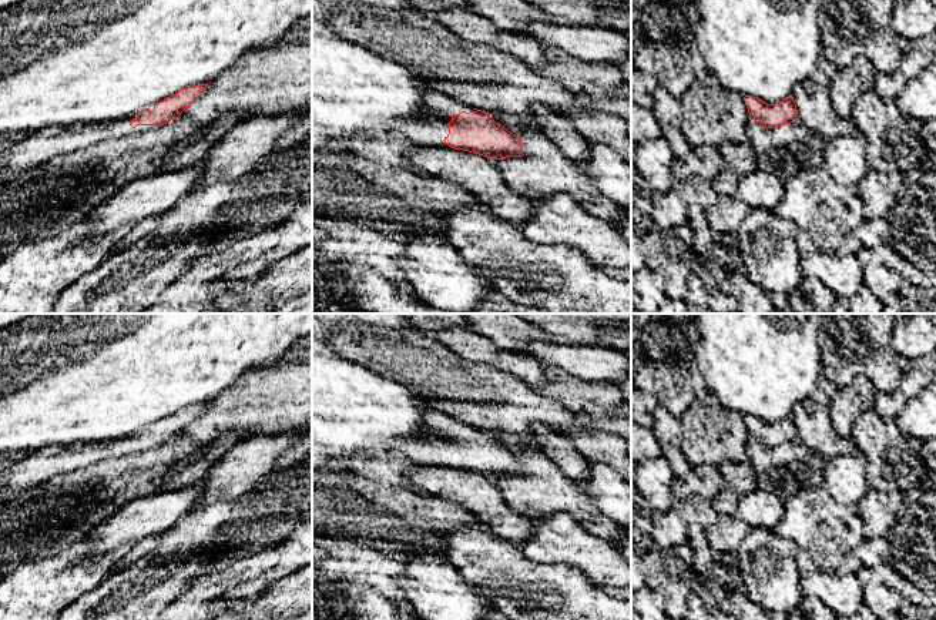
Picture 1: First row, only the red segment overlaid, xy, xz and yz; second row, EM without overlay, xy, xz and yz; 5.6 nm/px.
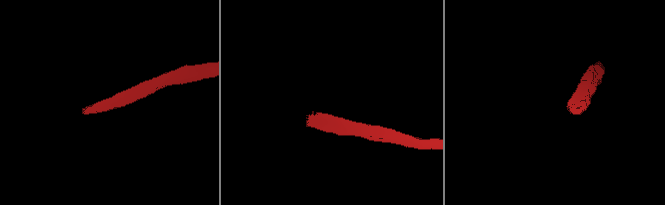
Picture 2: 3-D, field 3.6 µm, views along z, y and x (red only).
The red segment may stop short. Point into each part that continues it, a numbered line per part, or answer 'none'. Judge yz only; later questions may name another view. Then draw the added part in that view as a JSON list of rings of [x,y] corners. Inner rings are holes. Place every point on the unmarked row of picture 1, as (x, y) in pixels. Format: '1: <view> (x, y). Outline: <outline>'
none

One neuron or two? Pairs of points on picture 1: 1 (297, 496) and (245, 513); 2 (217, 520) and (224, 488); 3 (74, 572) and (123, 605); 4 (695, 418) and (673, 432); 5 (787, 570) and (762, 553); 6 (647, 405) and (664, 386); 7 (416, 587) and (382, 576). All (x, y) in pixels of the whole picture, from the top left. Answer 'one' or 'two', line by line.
1: one
2: two
3: two
4: two
5: one
6: two
7: two

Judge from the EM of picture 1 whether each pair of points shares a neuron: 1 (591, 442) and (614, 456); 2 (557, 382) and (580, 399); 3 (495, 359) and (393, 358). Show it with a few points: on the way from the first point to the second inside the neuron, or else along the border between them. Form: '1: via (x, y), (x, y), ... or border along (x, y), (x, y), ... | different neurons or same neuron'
1: via (597, 446), (609, 451) | same neuron
2: via (563, 388), (574, 394) | same neuron
3: border along (489, 362), (519, 378) | different neurons

